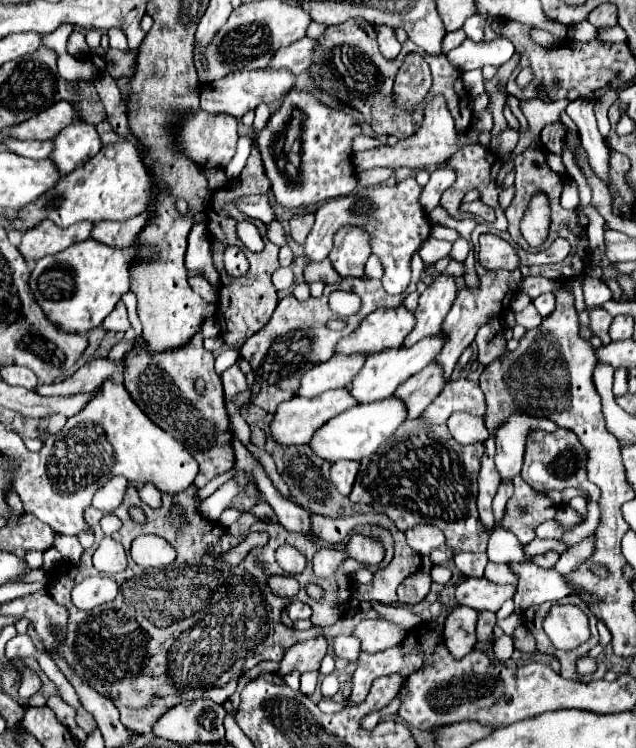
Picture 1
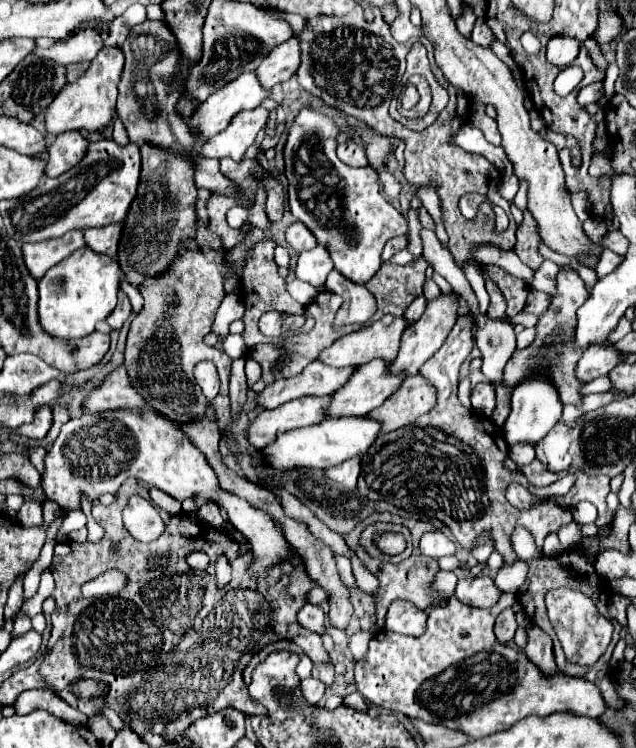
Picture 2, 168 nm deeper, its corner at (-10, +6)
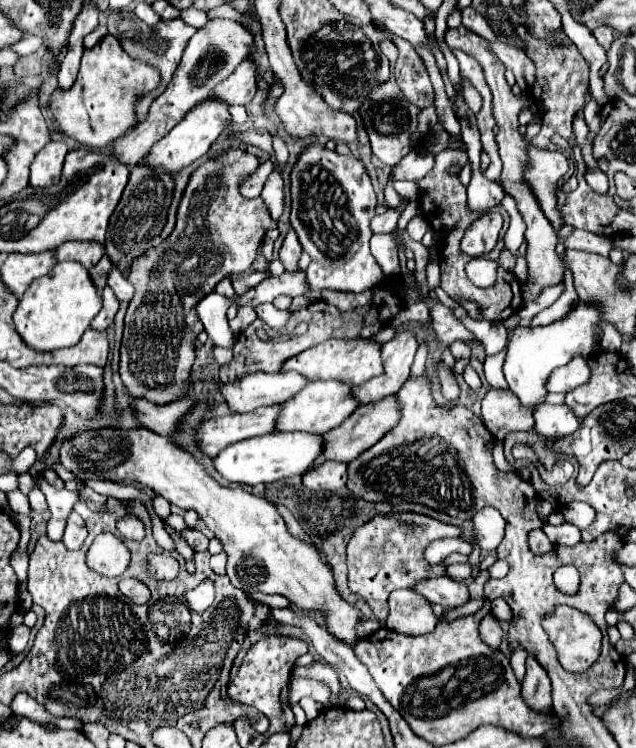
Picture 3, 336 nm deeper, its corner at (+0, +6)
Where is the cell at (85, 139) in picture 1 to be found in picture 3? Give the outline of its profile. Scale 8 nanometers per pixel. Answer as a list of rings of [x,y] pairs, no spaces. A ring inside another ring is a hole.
[[[49,141],[31,163],[29,183],[33,183],[33,187],[45,187],[57,183],[61,177],[61,167],[67,151],[69,149],[65,141]]]

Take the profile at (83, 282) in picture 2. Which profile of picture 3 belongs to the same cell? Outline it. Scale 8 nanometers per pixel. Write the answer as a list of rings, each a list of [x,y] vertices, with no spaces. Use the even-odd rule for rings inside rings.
[[[61,261],[45,277],[39,277],[29,285],[13,319],[17,333],[31,349],[55,351],[73,347],[89,329],[91,319],[101,311],[101,305],[101,291],[95,287],[89,271],[77,261]]]

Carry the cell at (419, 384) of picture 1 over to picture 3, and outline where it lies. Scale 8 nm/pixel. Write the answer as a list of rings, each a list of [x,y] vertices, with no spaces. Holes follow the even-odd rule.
[[[397,395],[383,397],[369,405],[359,405],[355,413],[349,419],[345,419],[337,429],[325,433],[325,453],[321,453],[321,461],[317,461],[317,465],[321,465],[327,459],[343,461],[343,463],[353,461],[365,449],[369,449],[369,445],[375,445],[389,429],[393,429],[399,423],[399,419],[401,419],[401,407],[397,401]]]

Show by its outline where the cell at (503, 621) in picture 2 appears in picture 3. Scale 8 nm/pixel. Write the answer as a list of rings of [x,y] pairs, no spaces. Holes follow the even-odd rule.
[[[491,613],[485,615],[485,617],[481,619],[479,633],[481,633],[481,639],[483,639],[489,647],[493,647],[493,649],[497,649],[497,647],[501,645],[501,641],[503,641],[503,629],[501,629],[501,623],[499,623]]]

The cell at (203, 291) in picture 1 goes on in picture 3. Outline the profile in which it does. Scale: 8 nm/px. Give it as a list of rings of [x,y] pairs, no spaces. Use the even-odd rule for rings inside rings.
[[[229,149],[221,157],[201,165],[191,175],[179,203],[173,233],[159,247],[149,249],[139,261],[133,261],[127,279],[135,287],[135,295],[127,307],[119,349],[119,375],[133,397],[167,405],[187,395],[191,365],[195,361],[195,339],[203,331],[203,323],[195,311],[197,303],[221,279],[247,271],[265,229],[277,227],[261,197],[245,199],[237,189],[241,179],[257,167],[257,157],[239,149]]]

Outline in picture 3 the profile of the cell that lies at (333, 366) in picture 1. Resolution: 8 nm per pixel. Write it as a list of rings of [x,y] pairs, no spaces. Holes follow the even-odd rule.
[[[295,371],[281,373],[251,373],[241,377],[241,381],[233,385],[225,385],[221,389],[227,405],[235,413],[247,413],[263,405],[277,405],[289,401],[297,395],[309,379]]]

